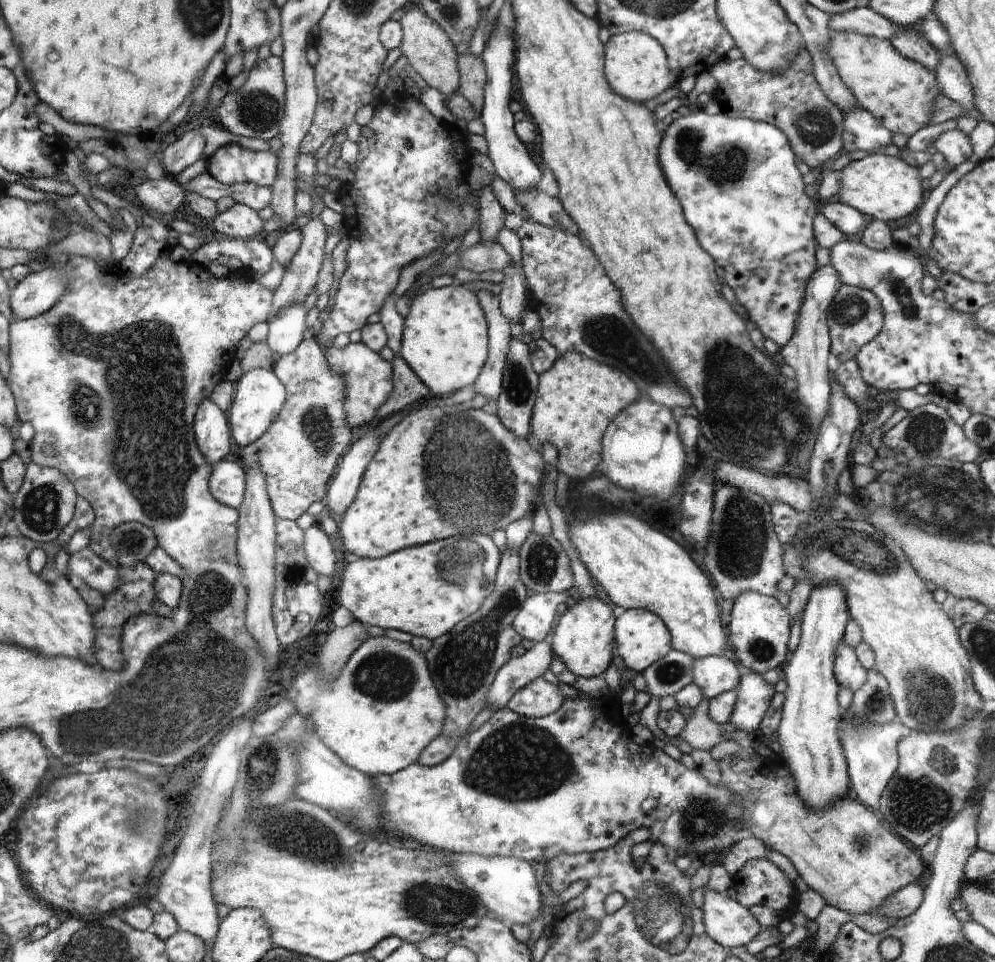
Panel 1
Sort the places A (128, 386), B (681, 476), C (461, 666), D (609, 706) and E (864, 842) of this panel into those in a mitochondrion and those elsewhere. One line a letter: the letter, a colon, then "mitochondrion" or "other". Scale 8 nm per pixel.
A: mitochondrion
B: other
C: mitochondrion
D: other
E: mitochondrion

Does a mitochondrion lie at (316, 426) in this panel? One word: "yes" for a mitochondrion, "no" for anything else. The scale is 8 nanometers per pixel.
yes

